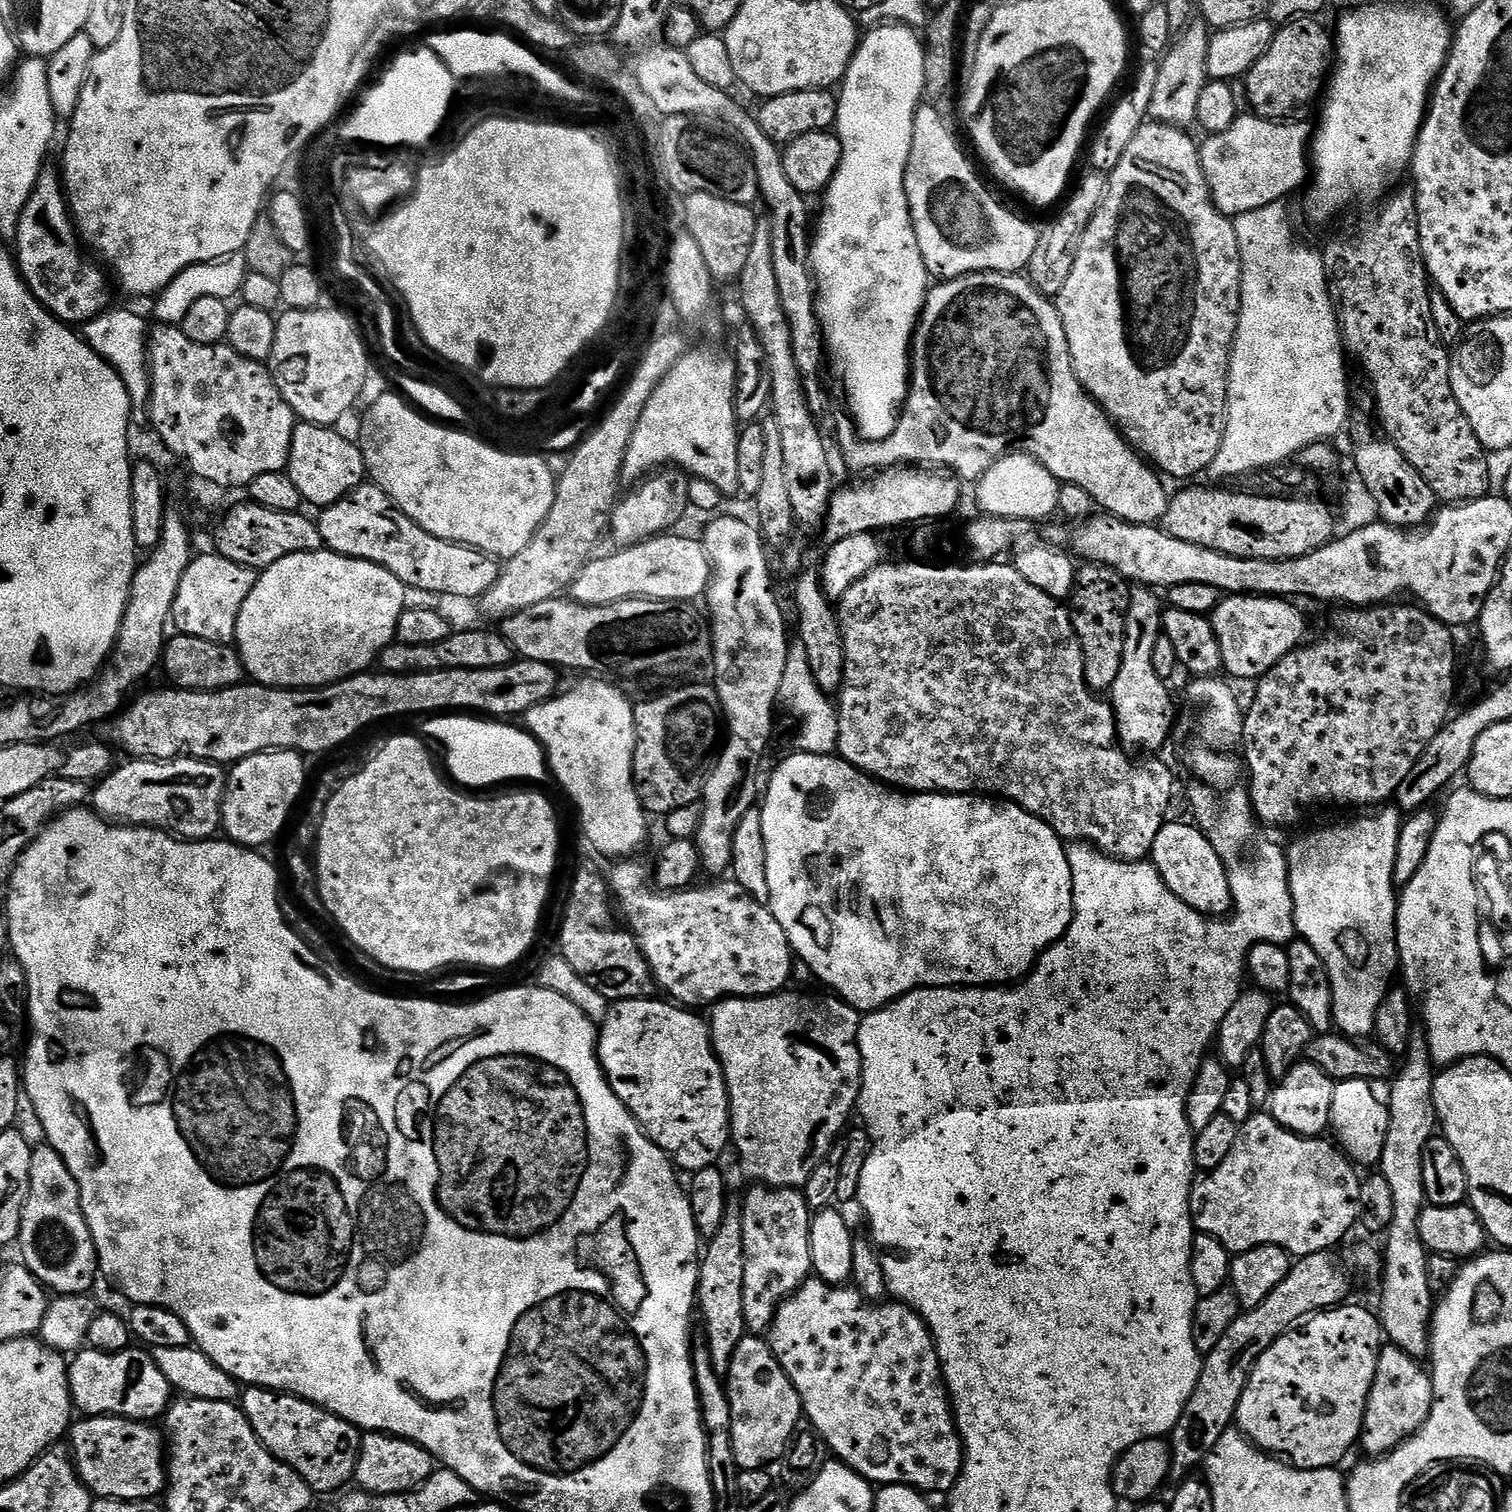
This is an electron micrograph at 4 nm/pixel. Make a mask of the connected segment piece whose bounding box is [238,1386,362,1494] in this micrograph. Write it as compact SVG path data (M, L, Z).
M248 1386L243 1389L238 1403L244 1409L250 1426L258 1434L260 1443L276 1456L283 1464L289 1464L298 1475L312 1487L313 1493L336 1492L344 1483L351 1481L356 1474L356 1459L360 1453L361 1429L346 1422L340 1416L303 1400L288 1392L278 1392L275 1388Z

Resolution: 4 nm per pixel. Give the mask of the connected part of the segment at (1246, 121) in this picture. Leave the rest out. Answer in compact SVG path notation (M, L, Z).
M1255 114L1237 115L1230 127L1221 132L1211 133L1205 144L1199 145L1200 161L1208 189L1212 192L1212 200L1216 208L1224 216L1235 218L1250 210L1262 210L1262 206L1279 204L1300 183L1310 176L1310 128L1304 122L1281 122L1279 120L1263 120Z

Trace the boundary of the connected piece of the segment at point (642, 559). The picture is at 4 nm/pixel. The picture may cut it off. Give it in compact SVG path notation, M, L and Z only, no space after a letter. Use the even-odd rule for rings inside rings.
M676 535L654 536L629 548L612 550L609 556L597 555L574 578L570 589L571 599L586 606L610 606L619 600L699 601L699 596L701 599L707 593L708 585L712 582L712 559L699 539L691 540L688 536Z

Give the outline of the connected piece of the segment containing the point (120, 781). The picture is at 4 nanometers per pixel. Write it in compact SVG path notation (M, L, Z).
M187 754L174 760L132 758L127 762L121 768L113 767L91 793L91 807L105 820L159 828L185 840L206 840L221 831L220 807L226 779L221 765Z

